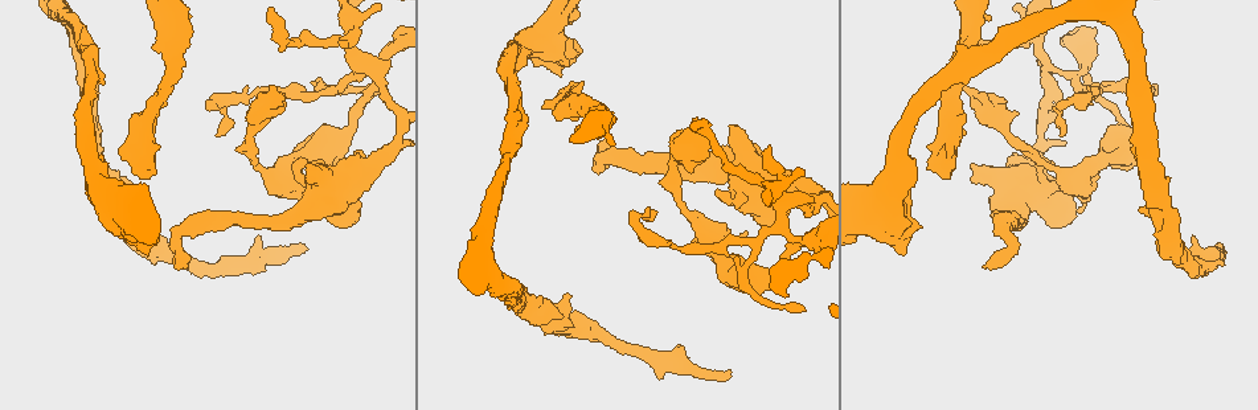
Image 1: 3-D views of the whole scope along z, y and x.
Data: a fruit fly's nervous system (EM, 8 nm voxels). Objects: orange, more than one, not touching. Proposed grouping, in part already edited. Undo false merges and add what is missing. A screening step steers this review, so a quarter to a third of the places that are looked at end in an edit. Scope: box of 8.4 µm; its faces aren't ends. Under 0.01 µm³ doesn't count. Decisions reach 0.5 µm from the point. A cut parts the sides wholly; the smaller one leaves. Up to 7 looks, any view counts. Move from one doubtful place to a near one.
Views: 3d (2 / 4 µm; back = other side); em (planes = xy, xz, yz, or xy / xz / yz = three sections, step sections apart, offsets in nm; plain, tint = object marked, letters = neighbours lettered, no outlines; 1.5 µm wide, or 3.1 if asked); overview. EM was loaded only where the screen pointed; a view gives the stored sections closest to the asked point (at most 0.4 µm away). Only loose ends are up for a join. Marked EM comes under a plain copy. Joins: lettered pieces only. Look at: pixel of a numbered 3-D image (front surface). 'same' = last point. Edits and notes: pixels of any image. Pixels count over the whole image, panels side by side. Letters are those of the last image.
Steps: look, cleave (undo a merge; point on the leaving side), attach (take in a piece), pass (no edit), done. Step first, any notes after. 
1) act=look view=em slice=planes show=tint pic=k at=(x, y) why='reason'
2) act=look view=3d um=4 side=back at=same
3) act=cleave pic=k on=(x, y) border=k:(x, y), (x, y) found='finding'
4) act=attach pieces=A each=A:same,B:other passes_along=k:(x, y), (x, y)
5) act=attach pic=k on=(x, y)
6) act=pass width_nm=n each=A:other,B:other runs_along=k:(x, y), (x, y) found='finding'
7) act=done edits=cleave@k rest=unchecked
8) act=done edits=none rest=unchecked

act=look view=3d um=2 pic=1 at=(800, 239) why='abrupt turn'

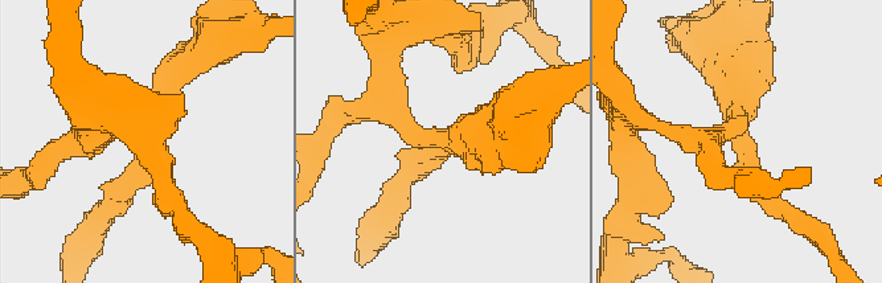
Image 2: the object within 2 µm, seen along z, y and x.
act=look view=em slice=xy step=4 show=letters pic=2 at=(440, 139) arms=4 why='need the tissue'

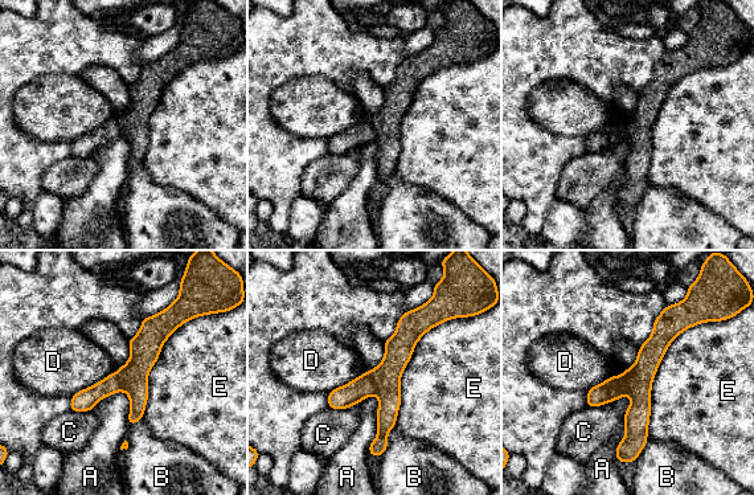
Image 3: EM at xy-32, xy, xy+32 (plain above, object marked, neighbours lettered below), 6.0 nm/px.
act=cleave pic=3 on=(386, 377) each=A:other,B:other,C:other,D:other,E:other found='a second neuron is stuck on'

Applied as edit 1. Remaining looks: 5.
act=look view=em slice=planes show=letters pic=1 at=(306, 247) why='branch stops here'

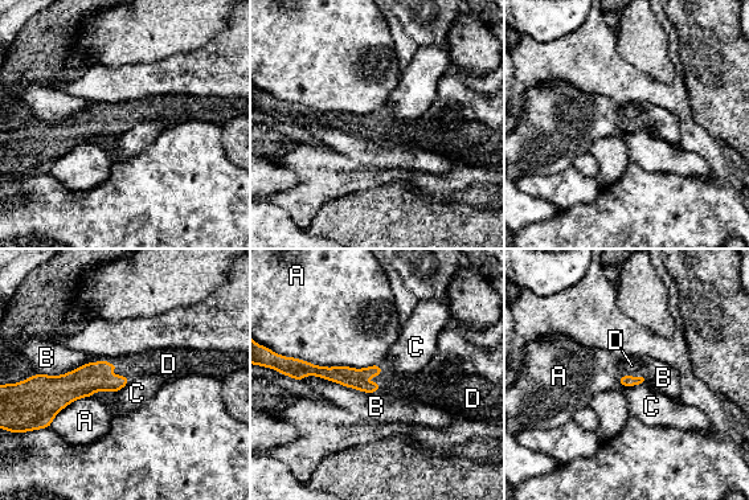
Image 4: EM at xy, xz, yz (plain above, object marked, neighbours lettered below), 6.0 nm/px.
act=attach pieces=D longest_contact=B:480nm each=A:other,B:other,C:other,D:same passes_along=4:(625, 380), (635, 377), (631, 365) found='it goes on there'

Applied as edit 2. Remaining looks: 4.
act=look view=em slice=yz step=8 show=tint pic=1 at=(164, 251) why='thick turns thin'

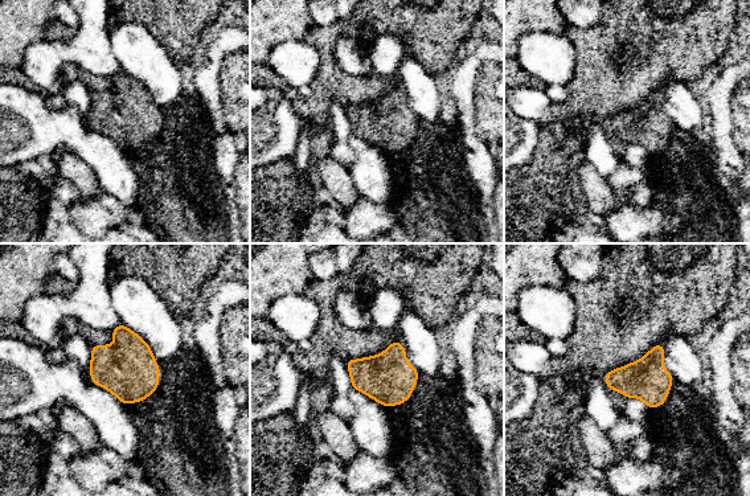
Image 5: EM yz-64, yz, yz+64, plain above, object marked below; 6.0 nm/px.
act=look view=em slice=planes show=letters at=same why='another direction'

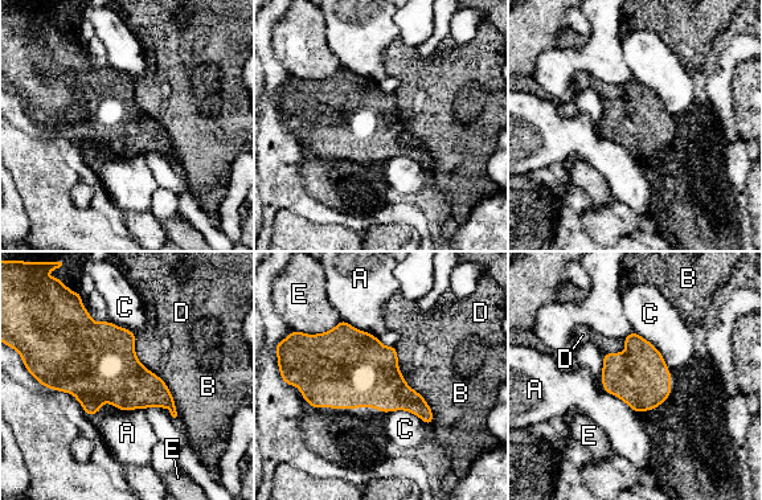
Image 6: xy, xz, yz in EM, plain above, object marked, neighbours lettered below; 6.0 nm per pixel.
act=pass each=A:other,B:other,C:other,D:other,E:other border=6:(135, 336), (136, 359), (180, 417) found='all the same neuron'

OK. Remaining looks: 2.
act=done edits=cleave@3,attach@4 rest=unchecked

